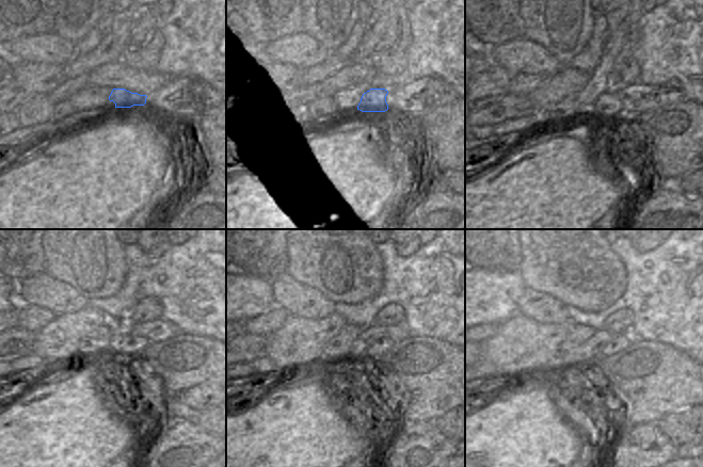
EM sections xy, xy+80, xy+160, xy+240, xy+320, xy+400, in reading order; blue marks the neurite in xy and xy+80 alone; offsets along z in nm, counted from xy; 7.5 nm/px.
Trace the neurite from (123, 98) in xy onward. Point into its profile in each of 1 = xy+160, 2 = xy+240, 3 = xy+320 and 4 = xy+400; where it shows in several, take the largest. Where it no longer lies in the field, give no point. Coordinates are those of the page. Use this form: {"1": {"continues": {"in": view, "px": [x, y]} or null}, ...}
{"1": {"continues": {"in": "xy+160", "px": [607, 106]}}, "2": {"continues": {"in": "xy+240", "px": [122, 344]}}, "3": {"continues": {"in": "xy+320", "px": [377, 349]}}, "4": {"continues": {"in": "xy+400", "px": [621, 341]}}}

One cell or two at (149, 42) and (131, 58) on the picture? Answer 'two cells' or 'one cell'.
one cell

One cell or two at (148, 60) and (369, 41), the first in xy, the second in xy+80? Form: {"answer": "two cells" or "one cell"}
{"answer": "two cells"}

